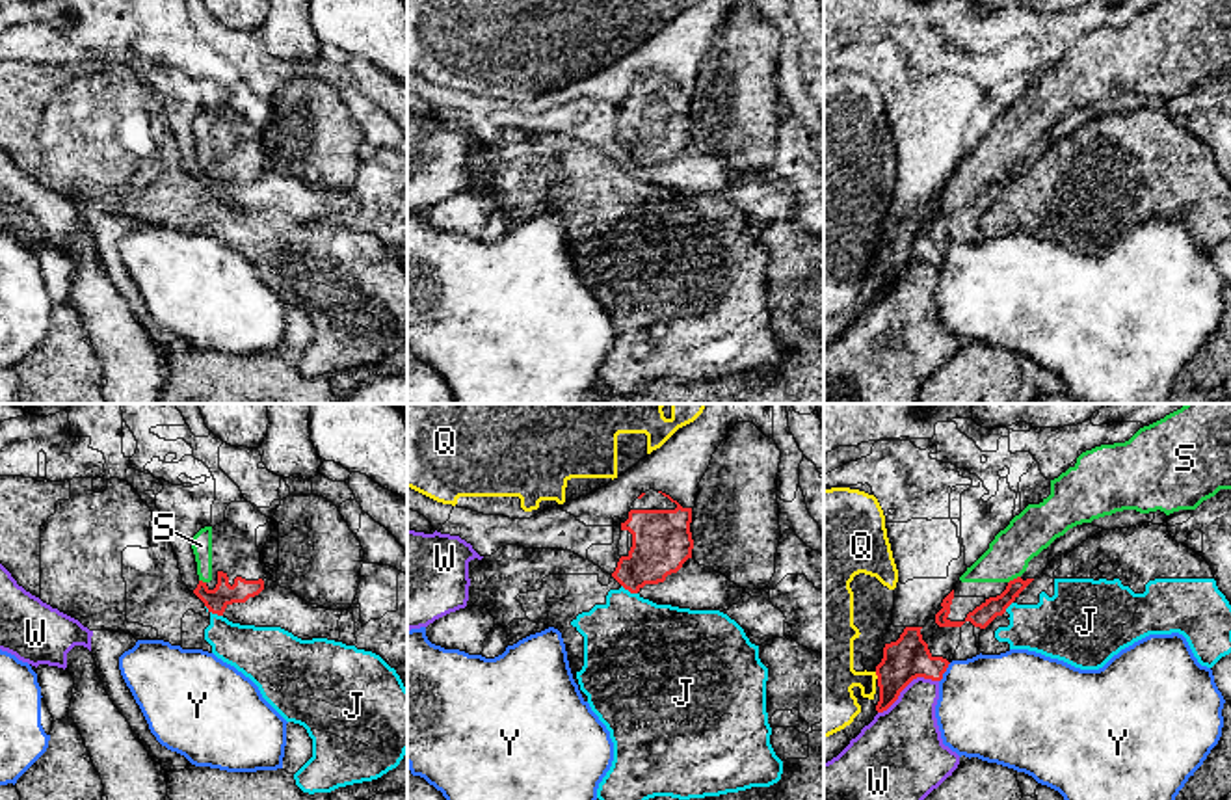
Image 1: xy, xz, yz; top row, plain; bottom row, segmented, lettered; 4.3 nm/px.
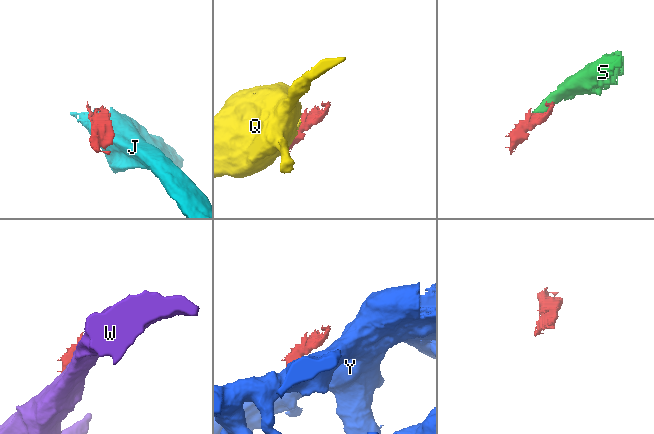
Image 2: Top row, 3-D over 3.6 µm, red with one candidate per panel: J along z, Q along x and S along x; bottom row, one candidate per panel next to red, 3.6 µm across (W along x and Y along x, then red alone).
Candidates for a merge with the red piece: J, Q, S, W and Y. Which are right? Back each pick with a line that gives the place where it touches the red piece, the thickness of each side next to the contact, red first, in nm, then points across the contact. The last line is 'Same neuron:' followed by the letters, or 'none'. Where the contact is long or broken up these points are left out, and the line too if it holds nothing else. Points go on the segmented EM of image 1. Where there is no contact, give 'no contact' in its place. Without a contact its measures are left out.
S: contact yz (1014, 579); calibres 90 and 190 nm; way yz (986, 613), (1014, 588), (1014, 579), (1014, 549), (1036, 527)
Same neuron: S

